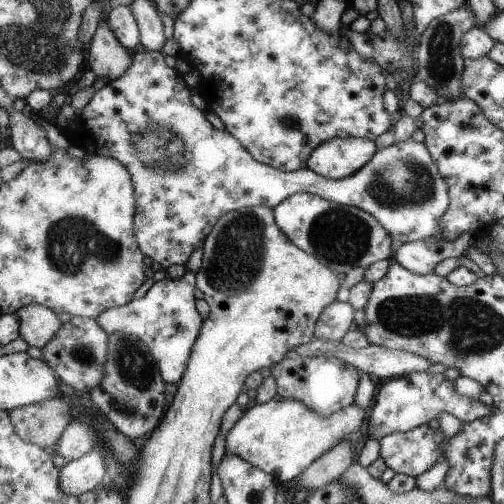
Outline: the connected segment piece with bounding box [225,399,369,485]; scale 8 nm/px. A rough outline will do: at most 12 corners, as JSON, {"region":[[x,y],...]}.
{"region":[[300,400],[243,410],[226,451],[279,484],[365,423],[320,416]]}

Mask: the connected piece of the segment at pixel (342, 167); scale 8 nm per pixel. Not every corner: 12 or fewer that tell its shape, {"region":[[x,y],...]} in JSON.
{"region":[[332,138],[312,152],[308,167],[342,180],[376,152],[364,138]]}

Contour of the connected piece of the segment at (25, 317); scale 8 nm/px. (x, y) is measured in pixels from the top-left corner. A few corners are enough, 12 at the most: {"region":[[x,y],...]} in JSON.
{"region":[[32,304],[18,312],[22,338],[43,350],[64,327],[52,308]]}

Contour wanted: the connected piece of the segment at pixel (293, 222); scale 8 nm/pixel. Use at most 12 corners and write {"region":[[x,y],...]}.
{"region":[[298,192],[273,212],[340,276],[390,256],[372,214]]}

